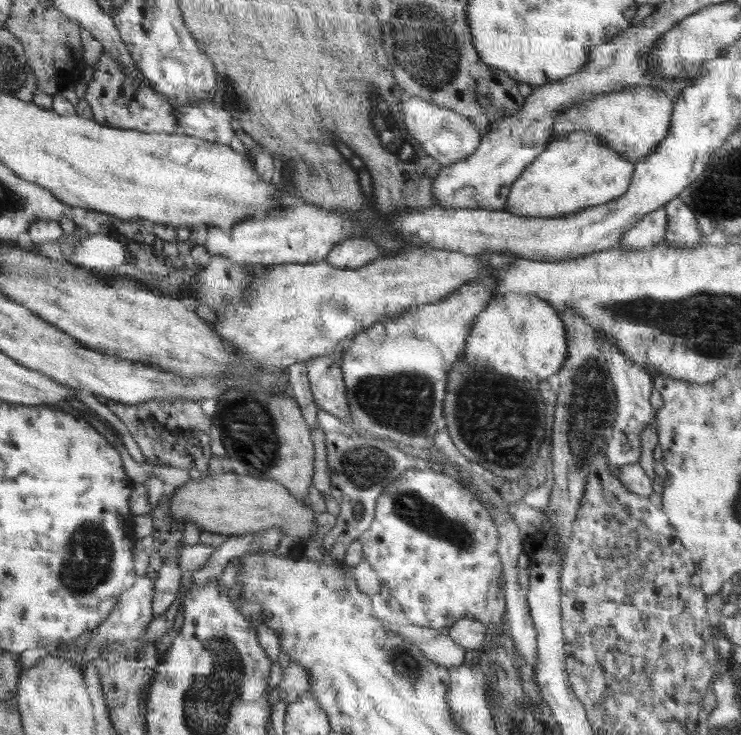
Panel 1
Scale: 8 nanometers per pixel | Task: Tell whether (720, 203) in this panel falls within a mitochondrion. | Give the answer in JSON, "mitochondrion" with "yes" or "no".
{"mitochondrion":"yes"}

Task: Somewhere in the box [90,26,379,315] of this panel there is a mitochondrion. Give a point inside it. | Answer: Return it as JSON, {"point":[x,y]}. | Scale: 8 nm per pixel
{"point":[232,98]}

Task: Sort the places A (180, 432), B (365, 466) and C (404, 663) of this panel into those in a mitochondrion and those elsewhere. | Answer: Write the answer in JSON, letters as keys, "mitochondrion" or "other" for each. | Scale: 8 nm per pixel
{"A":"other","B":"mitochondrion","C":"mitochondrion"}

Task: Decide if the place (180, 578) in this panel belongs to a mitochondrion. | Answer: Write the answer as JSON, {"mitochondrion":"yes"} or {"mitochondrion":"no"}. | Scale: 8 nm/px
{"mitochondrion":"no"}

